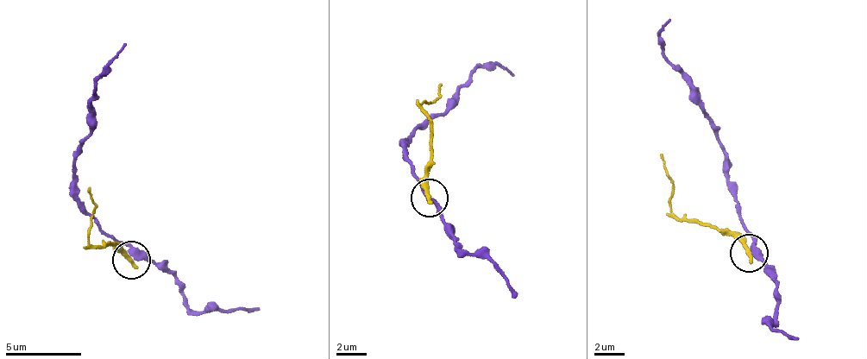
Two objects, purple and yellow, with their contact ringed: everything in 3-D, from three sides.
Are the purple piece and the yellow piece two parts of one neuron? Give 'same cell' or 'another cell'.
another cell

